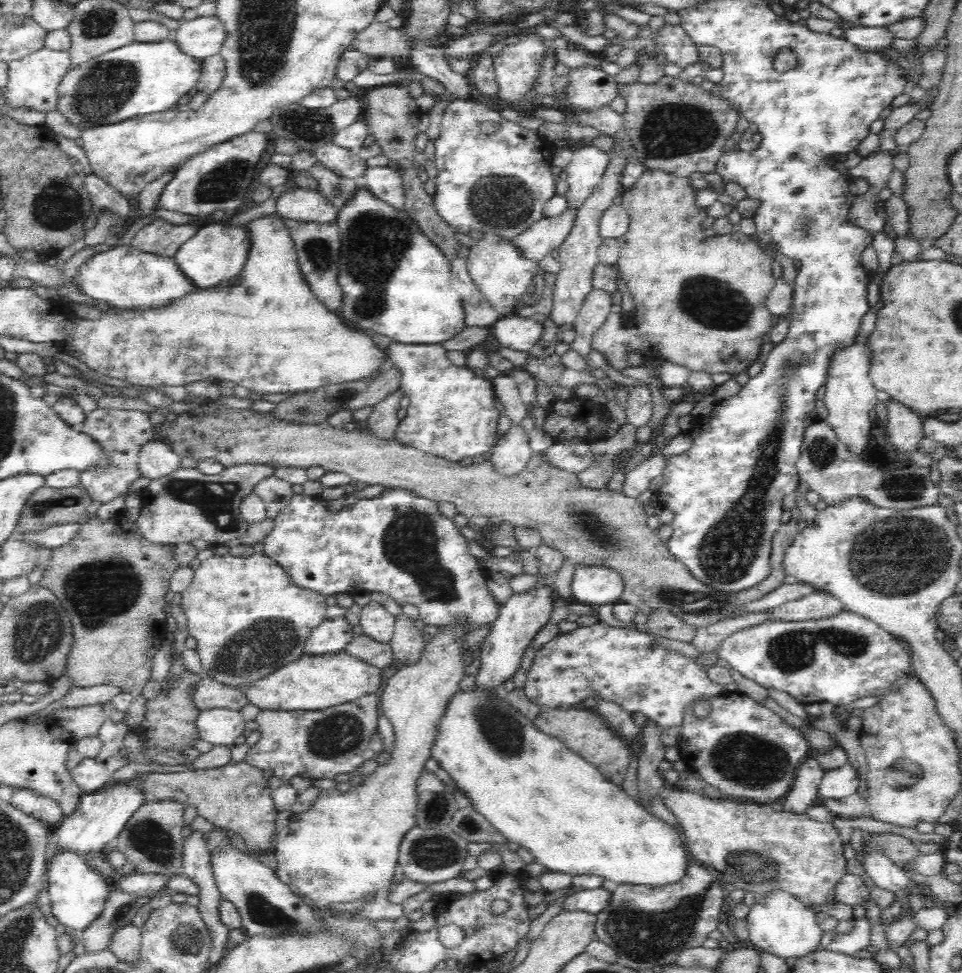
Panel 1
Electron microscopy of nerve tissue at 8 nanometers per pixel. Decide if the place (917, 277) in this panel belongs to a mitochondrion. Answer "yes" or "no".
no

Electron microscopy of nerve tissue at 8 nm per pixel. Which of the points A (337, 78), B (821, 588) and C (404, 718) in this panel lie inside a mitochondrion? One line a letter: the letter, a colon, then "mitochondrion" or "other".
A: other
B: other
C: other

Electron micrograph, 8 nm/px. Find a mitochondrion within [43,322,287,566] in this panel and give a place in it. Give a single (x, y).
(215, 499)

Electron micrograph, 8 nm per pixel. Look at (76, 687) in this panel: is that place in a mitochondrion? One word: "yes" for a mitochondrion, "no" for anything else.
no

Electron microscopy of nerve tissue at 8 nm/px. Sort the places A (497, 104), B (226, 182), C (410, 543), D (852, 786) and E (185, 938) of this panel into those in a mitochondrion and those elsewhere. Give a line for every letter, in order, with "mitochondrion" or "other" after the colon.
A: other
B: mitochondrion
C: mitochondrion
D: other
E: mitochondrion

